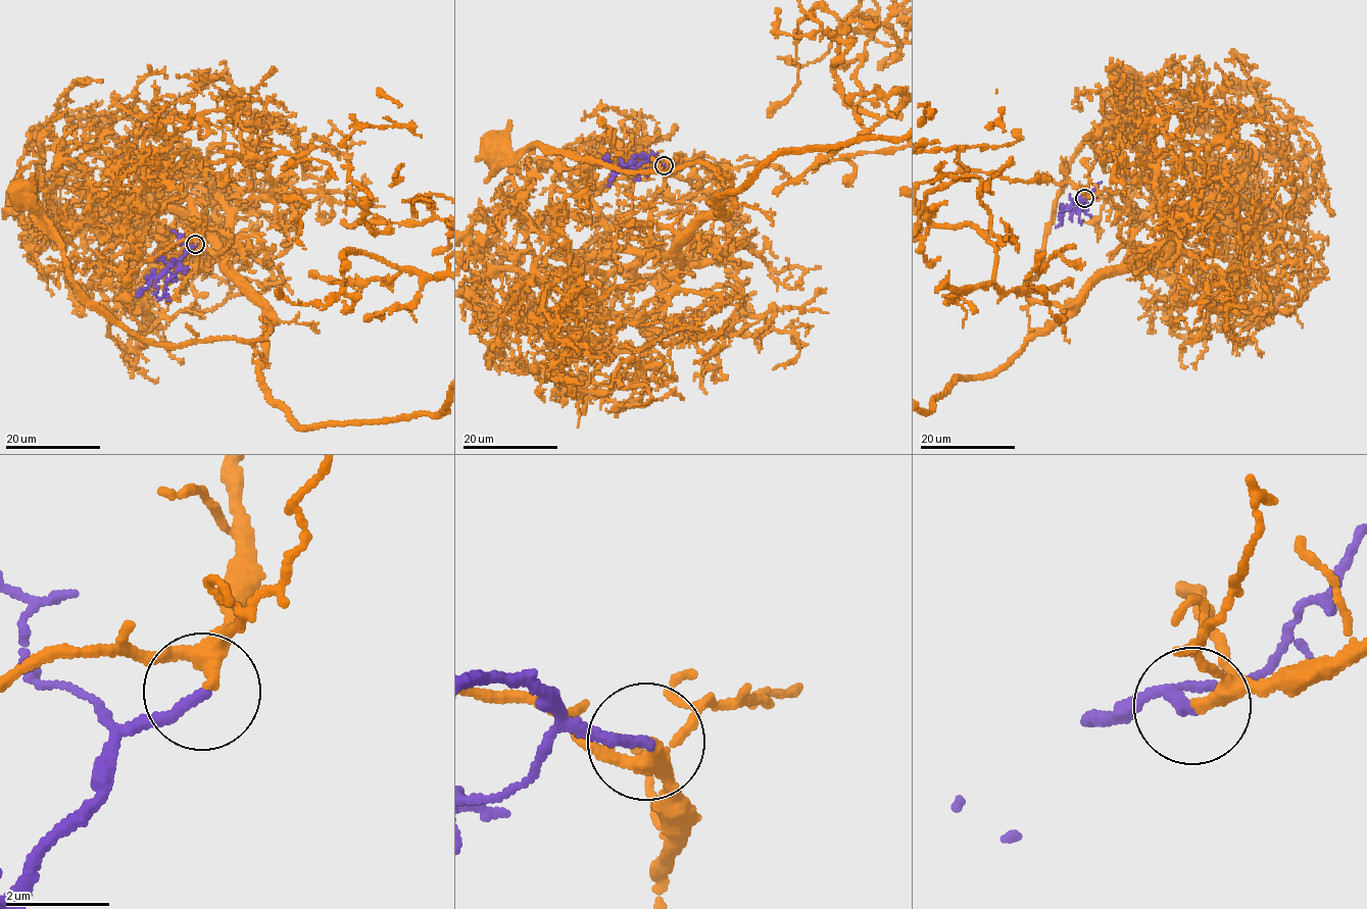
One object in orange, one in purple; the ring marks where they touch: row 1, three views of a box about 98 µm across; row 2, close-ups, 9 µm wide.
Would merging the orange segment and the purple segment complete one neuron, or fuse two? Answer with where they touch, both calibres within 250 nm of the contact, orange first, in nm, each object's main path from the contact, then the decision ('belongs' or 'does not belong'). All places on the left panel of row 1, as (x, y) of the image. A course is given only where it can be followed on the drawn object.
place (195, 244); calibres 190 and 220 nm; course orange (195, 244), (192, 220), (192, 242), (249, 286), (275, 319), (270, 333), (174, 345), (108, 320), (23, 194); course purple (195, 244), (179, 261), (153, 276), (141, 292), (138, 290); belongs

